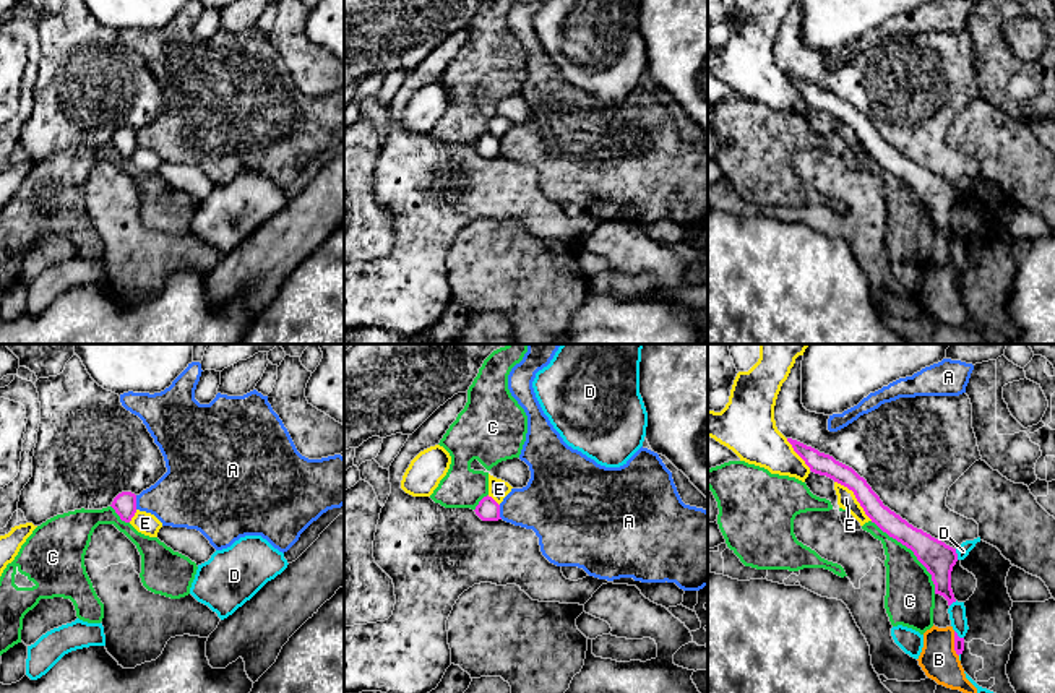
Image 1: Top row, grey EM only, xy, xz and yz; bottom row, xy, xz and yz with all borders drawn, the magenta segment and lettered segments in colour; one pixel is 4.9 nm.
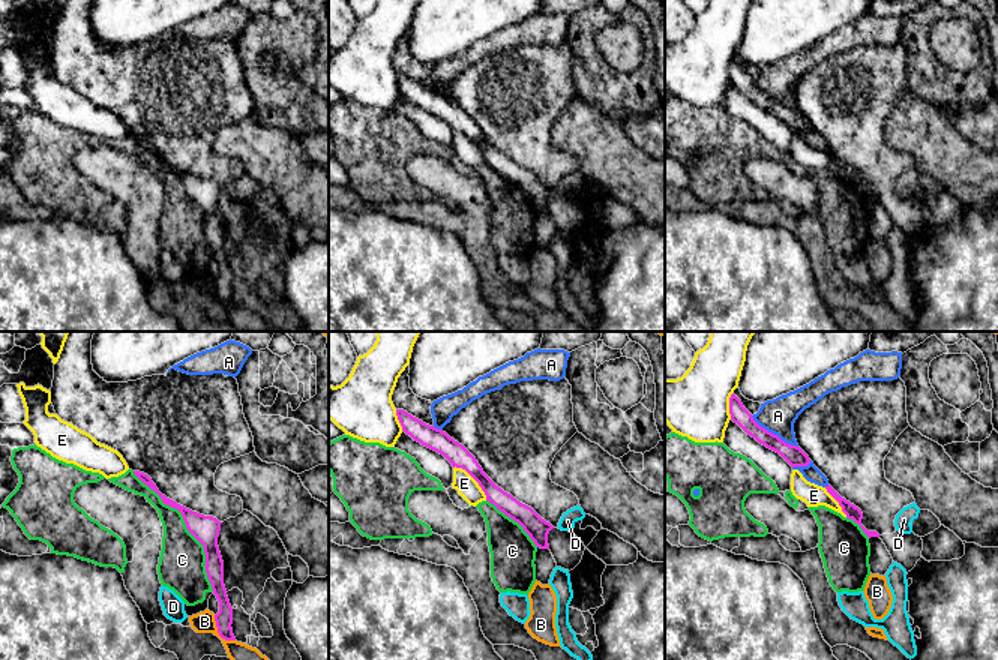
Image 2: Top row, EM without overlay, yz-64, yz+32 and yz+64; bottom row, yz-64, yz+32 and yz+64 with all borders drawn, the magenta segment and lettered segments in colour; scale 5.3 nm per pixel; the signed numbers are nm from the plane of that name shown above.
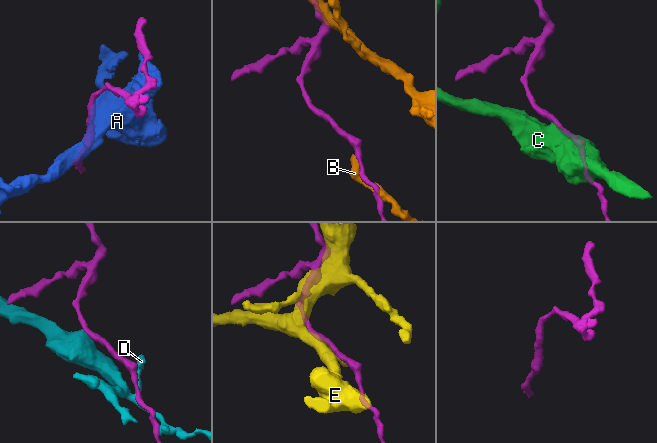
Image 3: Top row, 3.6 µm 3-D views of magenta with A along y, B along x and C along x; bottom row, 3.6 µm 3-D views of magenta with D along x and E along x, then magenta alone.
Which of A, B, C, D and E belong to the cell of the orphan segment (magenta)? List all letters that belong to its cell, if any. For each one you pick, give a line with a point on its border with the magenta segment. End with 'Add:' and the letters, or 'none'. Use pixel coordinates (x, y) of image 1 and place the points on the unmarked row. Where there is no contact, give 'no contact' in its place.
Add: none

